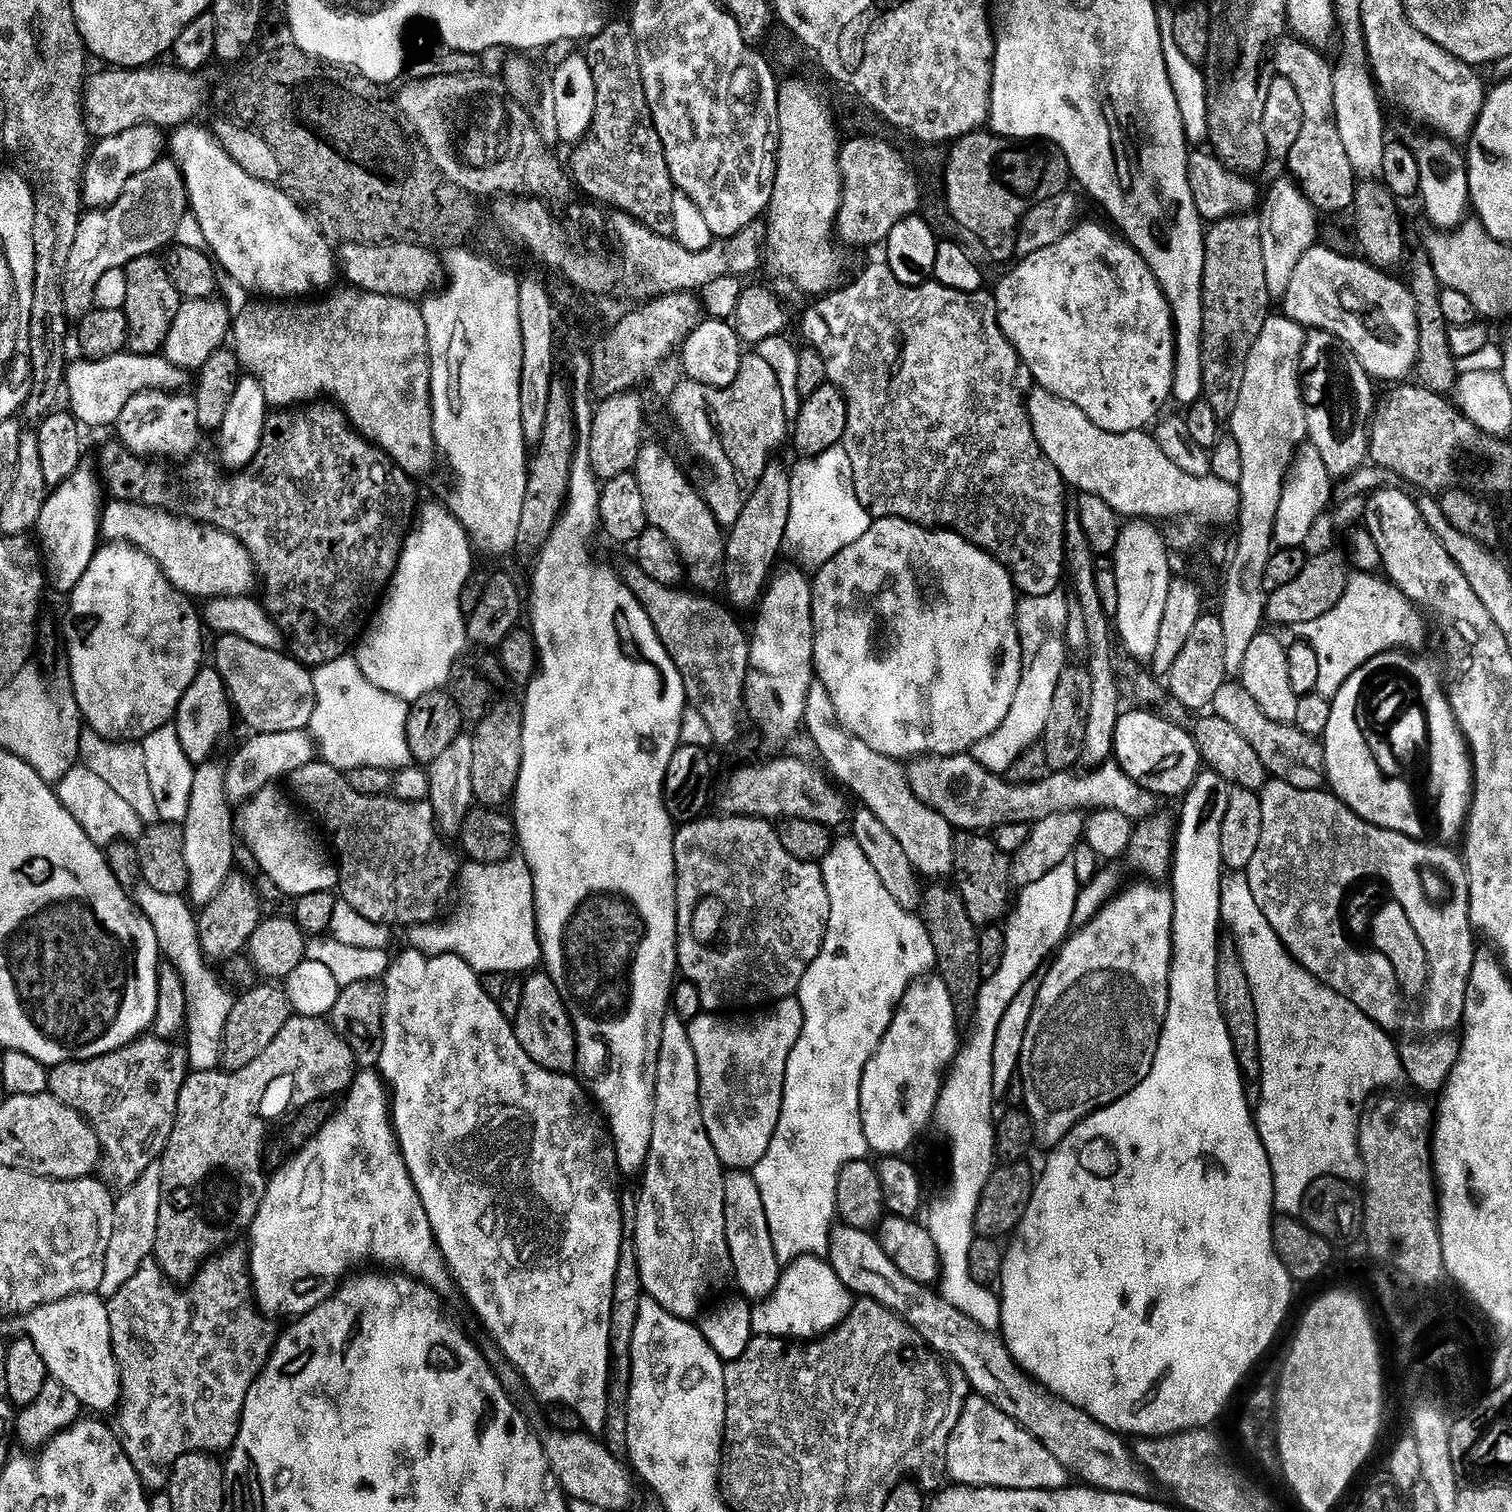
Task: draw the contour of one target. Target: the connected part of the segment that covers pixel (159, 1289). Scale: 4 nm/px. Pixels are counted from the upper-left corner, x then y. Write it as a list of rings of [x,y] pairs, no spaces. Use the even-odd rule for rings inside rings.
[[[224,1252],[221,1256],[213,1255],[204,1260],[203,1267],[195,1275],[194,1279],[185,1287],[185,1292],[164,1275],[163,1269],[155,1259],[149,1258],[144,1265],[118,1290],[116,1296],[107,1301],[108,1317],[110,1318],[110,1334],[112,1335],[112,1349],[116,1365],[120,1368],[118,1411],[115,1413],[116,1424],[114,1431],[120,1437],[124,1446],[124,1453],[130,1458],[134,1470],[138,1470],[138,1478],[143,1482],[145,1489],[164,1490],[172,1478],[172,1470],[180,1458],[191,1452],[206,1452],[209,1454],[224,1454],[236,1445],[238,1430],[242,1422],[242,1414],[246,1406],[246,1398],[250,1394],[250,1386],[259,1378],[260,1373],[268,1364],[272,1351],[278,1341],[278,1330],[271,1324],[269,1317],[258,1307],[254,1289],[252,1286],[252,1274],[250,1271],[250,1256],[244,1252]]]

